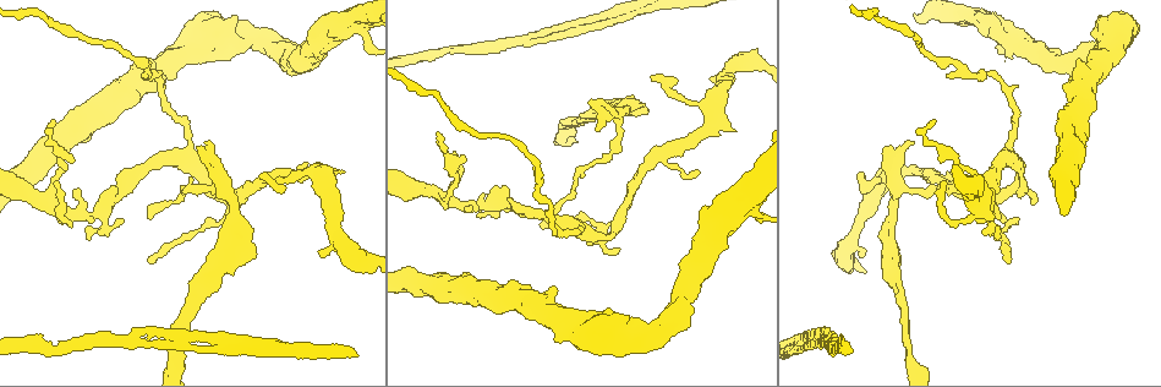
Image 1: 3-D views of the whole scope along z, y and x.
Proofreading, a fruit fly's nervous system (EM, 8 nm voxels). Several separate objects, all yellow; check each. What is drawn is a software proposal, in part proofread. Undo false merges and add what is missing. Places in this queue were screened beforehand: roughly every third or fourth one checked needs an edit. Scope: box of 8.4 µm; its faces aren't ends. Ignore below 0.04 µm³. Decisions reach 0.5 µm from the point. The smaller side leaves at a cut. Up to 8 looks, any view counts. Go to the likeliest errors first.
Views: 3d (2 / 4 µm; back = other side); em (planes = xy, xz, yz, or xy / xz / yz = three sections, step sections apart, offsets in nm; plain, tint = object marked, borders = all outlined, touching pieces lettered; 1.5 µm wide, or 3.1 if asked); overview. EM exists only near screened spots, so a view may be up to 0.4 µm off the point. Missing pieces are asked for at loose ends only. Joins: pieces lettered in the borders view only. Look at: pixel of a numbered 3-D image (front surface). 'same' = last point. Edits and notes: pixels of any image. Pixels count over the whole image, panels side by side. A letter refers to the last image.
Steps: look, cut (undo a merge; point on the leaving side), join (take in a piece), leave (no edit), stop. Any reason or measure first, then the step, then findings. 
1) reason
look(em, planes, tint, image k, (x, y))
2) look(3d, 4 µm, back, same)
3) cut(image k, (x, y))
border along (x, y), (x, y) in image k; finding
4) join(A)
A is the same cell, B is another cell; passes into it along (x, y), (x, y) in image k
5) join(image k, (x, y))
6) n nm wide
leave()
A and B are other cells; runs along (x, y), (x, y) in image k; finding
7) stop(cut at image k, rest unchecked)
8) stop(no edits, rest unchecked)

tapers out
look(3d, 4 µm, image 1, (76, 191))

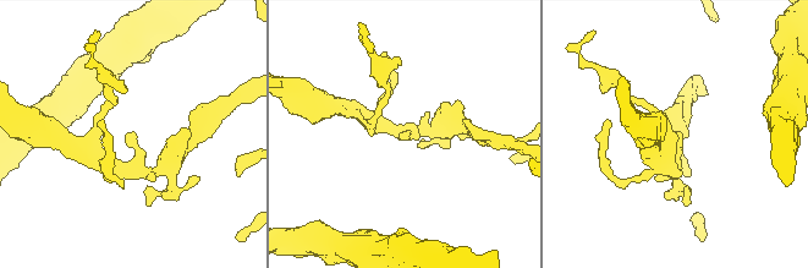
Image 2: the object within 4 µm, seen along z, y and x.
need the tissue
look(em, yz, step 4, borders, image 2, (411, 131))

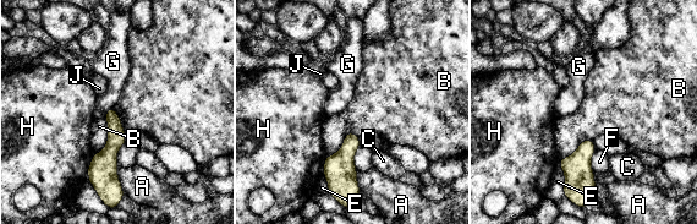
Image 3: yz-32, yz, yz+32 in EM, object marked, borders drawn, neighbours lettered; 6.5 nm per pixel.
look(em, planes, borders, same)

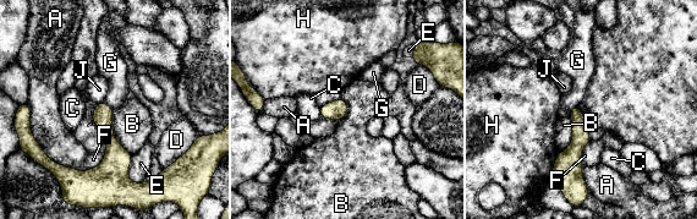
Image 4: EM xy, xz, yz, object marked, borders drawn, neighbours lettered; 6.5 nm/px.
leave()
A, B, C, D, E, F, G, H and J are other cells; runs along (102, 105), (111, 142), (106, 185) in image 4; no lettered piece goes on from it

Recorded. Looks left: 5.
calibre changes
look(3d, 4 µm, image 1, (896, 195))

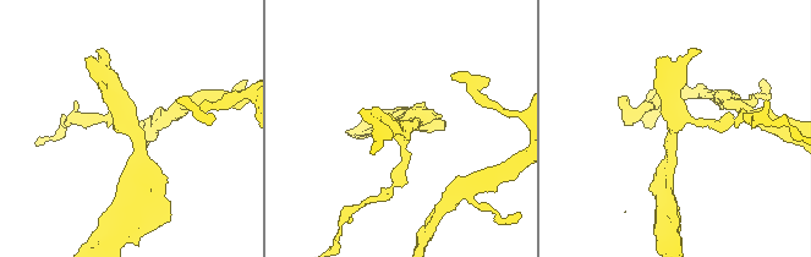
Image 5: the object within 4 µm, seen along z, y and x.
now the EM
look(em, xz, step 4, tint, image 5, (128, 123))

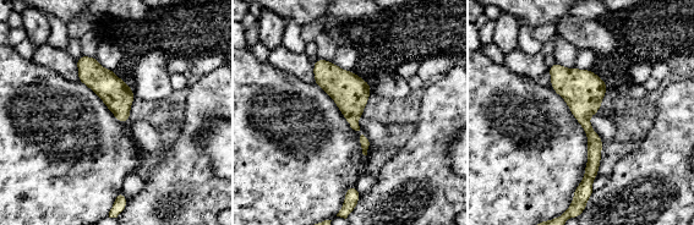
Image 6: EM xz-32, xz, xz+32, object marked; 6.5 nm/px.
another direction
look(em, planes, borders, same)

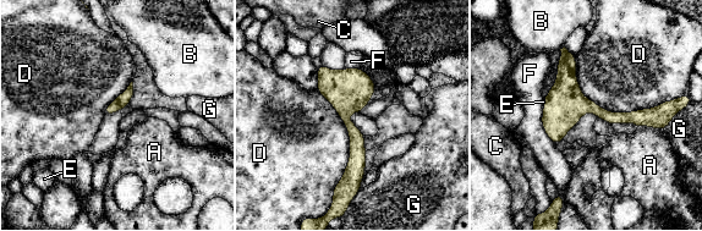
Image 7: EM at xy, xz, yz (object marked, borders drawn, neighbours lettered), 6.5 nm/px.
leave()
A, B, C, D, E, F and G are other cells; border along (575, 56), (607, 110), (670, 100) in image 7; continuous, no second neuron

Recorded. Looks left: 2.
an open end
look(em, planes, borders, image 1, (862, 249))

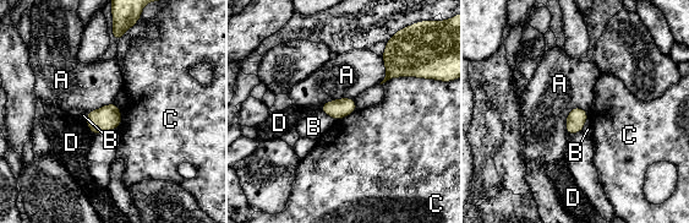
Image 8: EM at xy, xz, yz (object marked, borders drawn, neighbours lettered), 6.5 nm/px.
130 nm wide
leave()
A, B, C and D are other cells; no lettered piece goes on from it

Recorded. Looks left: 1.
stop(no edits, rest unchecked)

